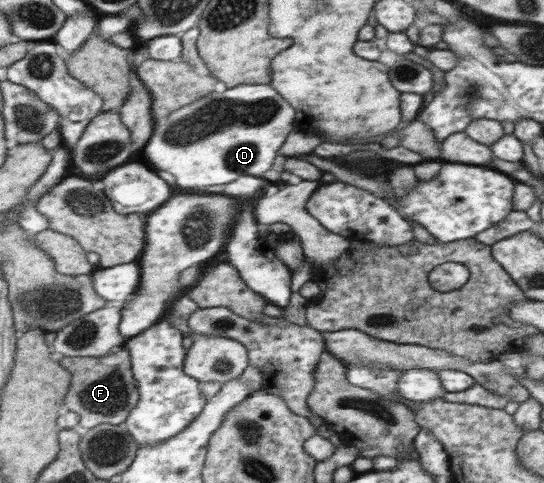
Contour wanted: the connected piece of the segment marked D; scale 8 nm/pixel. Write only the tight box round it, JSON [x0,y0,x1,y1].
[143,84,296,188]

